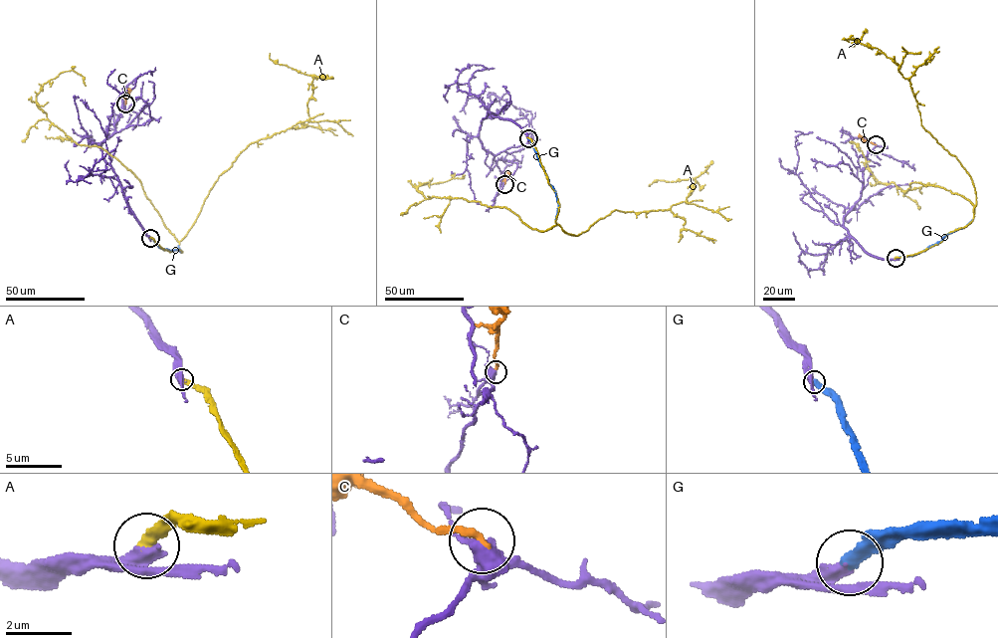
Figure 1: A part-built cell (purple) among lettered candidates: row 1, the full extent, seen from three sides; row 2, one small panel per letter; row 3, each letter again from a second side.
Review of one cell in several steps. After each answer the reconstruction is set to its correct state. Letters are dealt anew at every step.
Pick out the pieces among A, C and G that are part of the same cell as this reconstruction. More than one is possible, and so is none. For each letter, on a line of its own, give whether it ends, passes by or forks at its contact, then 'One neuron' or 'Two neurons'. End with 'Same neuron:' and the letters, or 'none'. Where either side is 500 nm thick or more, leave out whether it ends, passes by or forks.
A: It ends there. Two neurons
C: It ends there. Two neurons
G: It ends there. One neuron
Same neuron: G

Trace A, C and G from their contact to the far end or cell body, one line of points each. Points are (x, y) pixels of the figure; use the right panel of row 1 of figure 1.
A: (895, 258), (964, 228), (976, 194), (921, 123), (898, 64), (853, 39)
C: (876, 144), (858, 135)
G: (896, 259), (925, 251), (973, 218)

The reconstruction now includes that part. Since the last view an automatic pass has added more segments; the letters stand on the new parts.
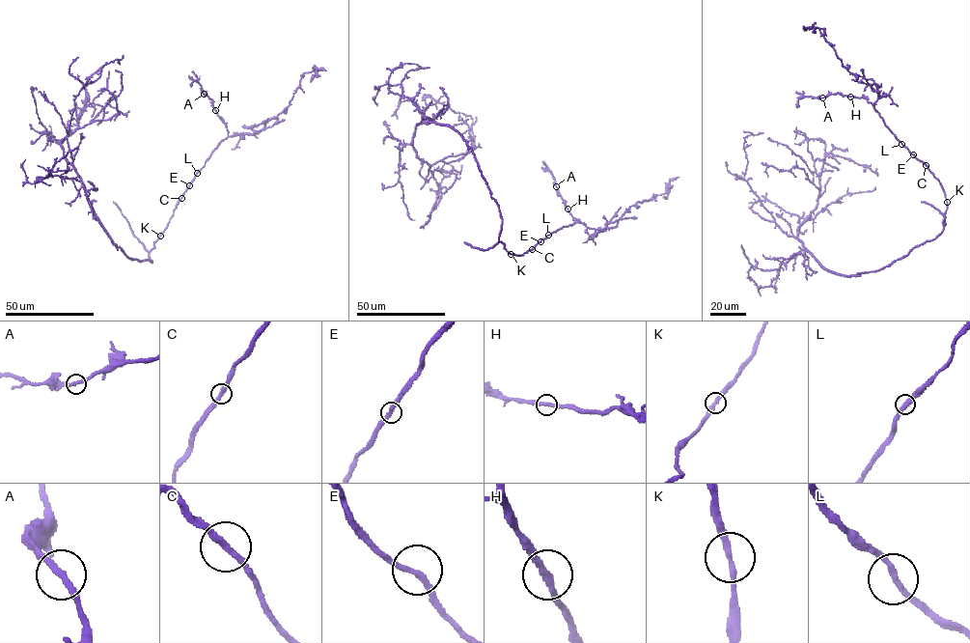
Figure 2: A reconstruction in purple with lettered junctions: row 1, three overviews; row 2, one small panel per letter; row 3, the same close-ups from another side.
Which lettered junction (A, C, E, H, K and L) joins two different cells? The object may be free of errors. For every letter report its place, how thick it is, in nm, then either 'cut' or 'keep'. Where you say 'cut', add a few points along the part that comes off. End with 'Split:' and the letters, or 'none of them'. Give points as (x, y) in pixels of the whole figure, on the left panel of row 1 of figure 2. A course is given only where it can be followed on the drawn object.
A: (204, 94) | 240 nm | keep
C: (181, 198) | 260 nm | keep
E: (189, 185) | 240 nm | keep
H: (215, 110) | 240 nm | keep
K: (160, 236) | 240 nm | keep
L: (197, 173) | 260 nm | keep
Split: none of them

